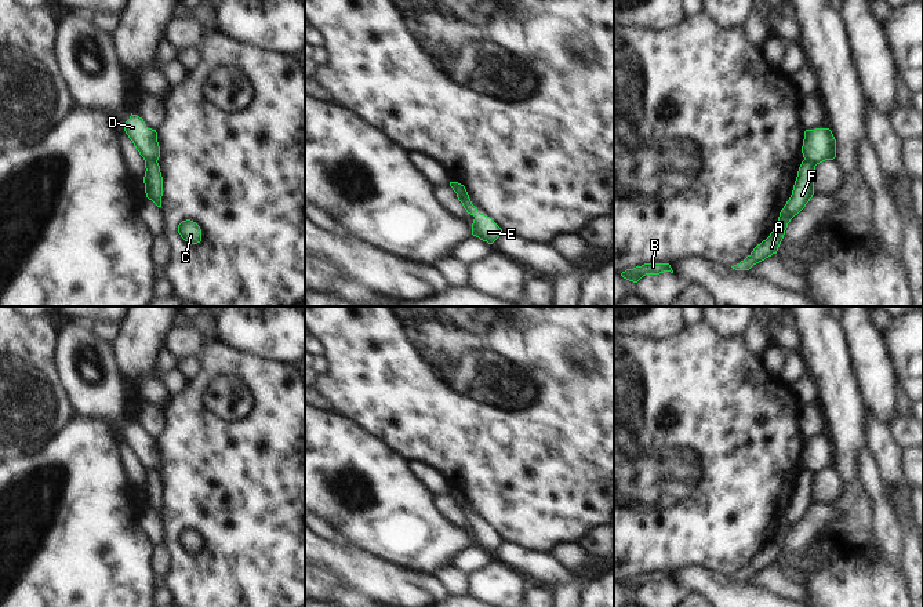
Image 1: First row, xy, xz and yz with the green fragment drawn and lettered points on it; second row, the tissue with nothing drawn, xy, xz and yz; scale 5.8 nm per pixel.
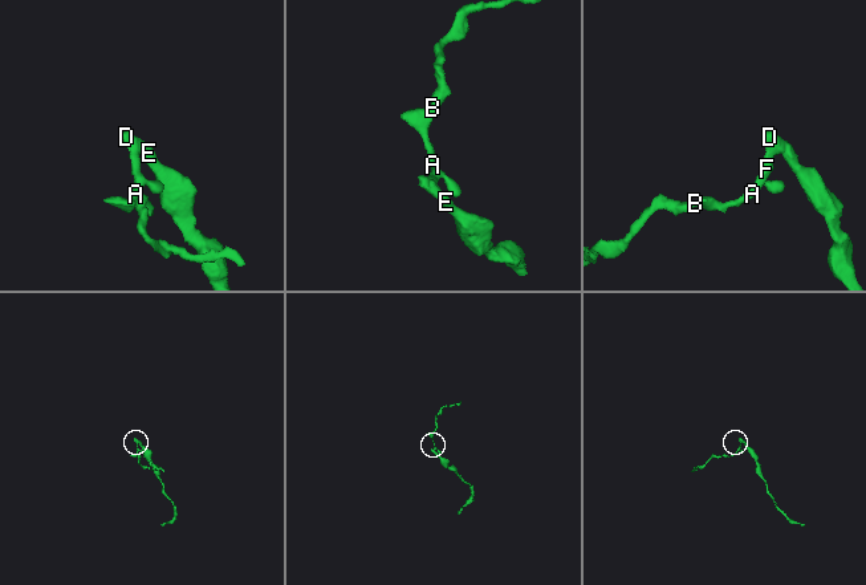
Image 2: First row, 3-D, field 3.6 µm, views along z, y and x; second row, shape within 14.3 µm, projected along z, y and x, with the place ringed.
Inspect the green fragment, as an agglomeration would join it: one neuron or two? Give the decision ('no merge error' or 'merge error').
merge error

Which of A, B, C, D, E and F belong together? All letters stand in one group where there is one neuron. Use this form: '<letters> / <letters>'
A B C F / D E

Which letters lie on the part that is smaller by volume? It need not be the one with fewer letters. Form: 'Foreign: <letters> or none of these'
Foreign: A, B, C, F

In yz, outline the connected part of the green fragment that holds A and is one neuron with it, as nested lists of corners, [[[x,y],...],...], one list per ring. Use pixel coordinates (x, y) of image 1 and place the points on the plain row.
[[[803,469],[793,494],[792,504],[780,521],[778,530],[770,545],[757,553],[753,560],[740,573],[731,575],[735,579],[749,579],[753,574],[777,563],[791,528],[797,524],[814,504],[815,473]]]

